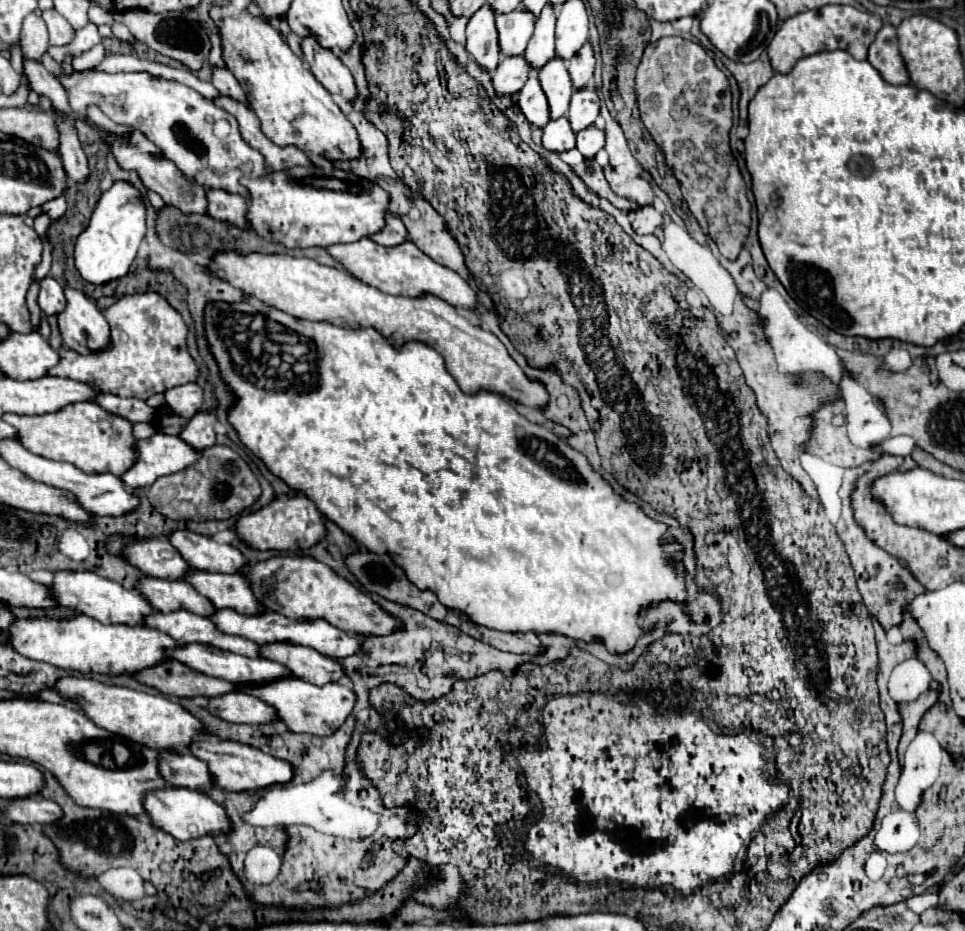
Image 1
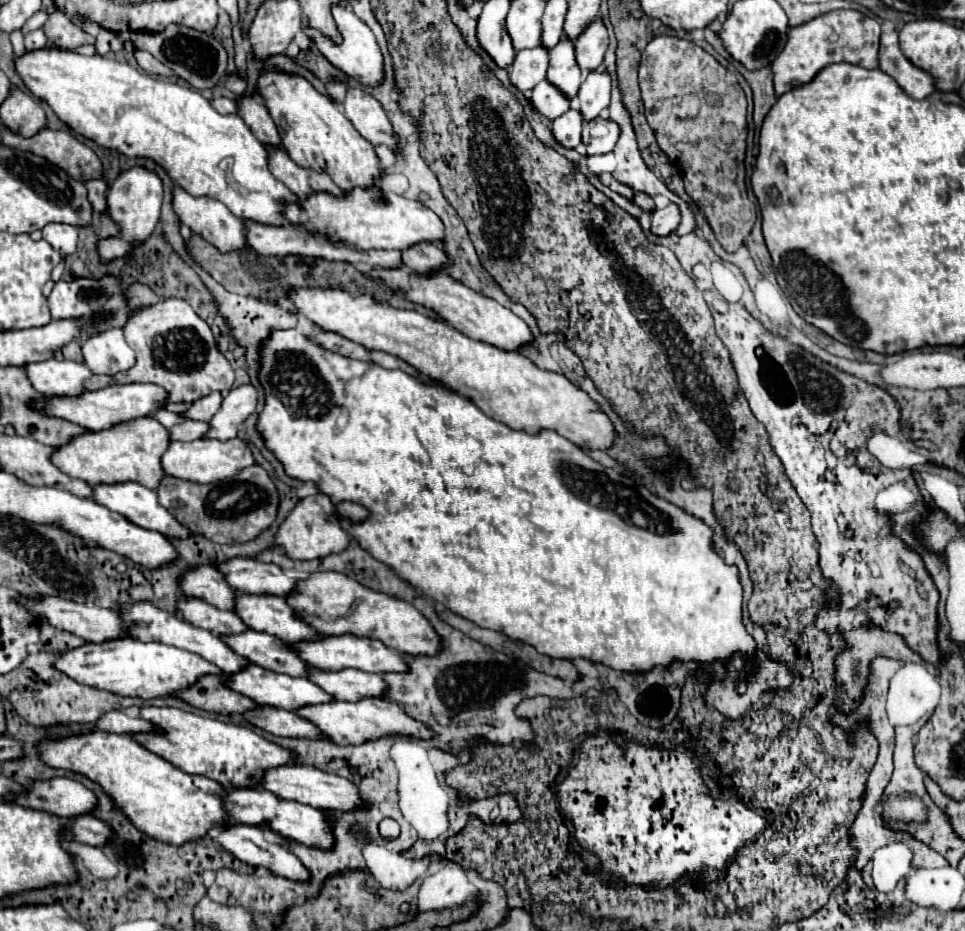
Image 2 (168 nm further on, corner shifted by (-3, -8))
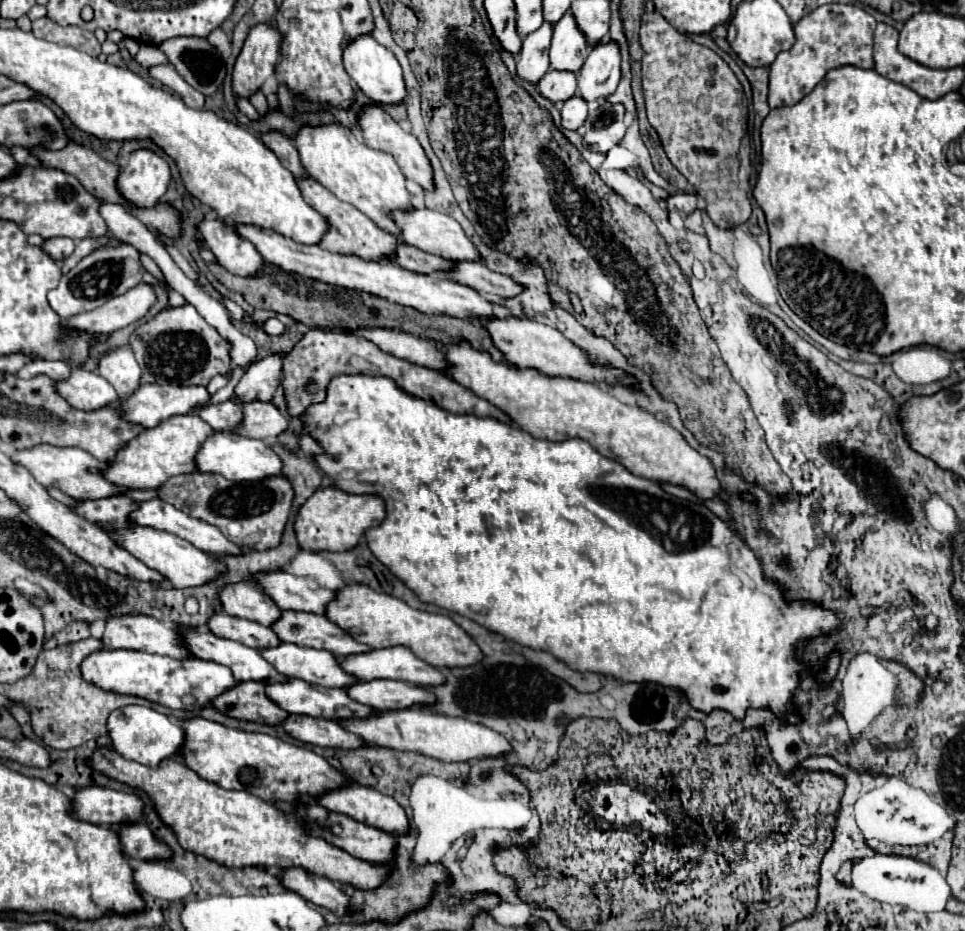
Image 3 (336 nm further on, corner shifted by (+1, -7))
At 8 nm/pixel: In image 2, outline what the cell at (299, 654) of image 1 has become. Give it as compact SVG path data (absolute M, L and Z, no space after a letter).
M310 670L308 676L322 690L332 694L336 700L358 702L362 698L380 698L386 692L386 682L378 674L368 674L362 670L340 670L340 672L324 672Z

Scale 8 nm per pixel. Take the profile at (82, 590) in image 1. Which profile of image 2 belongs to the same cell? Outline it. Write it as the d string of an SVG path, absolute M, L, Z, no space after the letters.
M136 602L130 606L130 610L122 610L122 618L126 620L126 626L132 634L132 638L140 640L140 642L162 642L162 644L170 644L188 652L194 652L198 656L202 656L204 660L216 664L218 668L222 668L224 674L236 674L238 670L244 670L250 662L246 662L246 658L242 658L240 654L234 654L234 650L230 650L230 646L226 646L220 636L196 628L190 622L182 620L180 616L172 614L172 612L164 612L160 608L156 608L150 602Z

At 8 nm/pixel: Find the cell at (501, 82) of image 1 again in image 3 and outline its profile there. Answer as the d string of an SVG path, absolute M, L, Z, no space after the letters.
M542 23L542 27L524 37L522 49L516 57L516 73L520 79L538 83L544 73L550 69L548 63L548 49L552 39L552 25Z

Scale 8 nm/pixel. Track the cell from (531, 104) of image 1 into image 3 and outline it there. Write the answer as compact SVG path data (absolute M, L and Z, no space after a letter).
M550 69L540 81L538 81L538 91L544 99L552 103L566 101L576 95L576 75L574 73L558 73Z

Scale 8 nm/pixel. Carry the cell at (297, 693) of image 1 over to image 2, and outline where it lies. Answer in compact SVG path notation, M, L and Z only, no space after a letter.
M366 698L360 702L328 702L328 704L314 704L304 706L296 710L302 718L314 722L328 740L336 744L362 744L374 738L402 734L402 736L414 736L414 738L432 738L434 732L424 722L418 722L410 718L404 712L402 702L386 700L386 698Z

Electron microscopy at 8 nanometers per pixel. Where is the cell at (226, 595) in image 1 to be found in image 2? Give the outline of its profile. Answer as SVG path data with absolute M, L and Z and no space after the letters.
M240 594L236 600L236 614L252 630L278 636L286 642L310 642L310 638L318 638L320 634L314 626L298 618L286 598L278 596Z

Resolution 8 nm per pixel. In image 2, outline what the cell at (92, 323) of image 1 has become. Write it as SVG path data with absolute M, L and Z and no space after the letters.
M112 328L88 338L82 346L84 364L100 376L114 376L134 366L134 350L126 344L122 330Z

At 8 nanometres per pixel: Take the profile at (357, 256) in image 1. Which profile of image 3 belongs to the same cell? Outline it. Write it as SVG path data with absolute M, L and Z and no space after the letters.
M478 317L474 321L488 331L492 343L496 345L498 351L502 351L504 359L518 367L534 367L544 375L560 375L582 381L606 381L614 385L628 385L634 381L632 377L624 375L618 369L598 367L590 363L588 357L580 351L580 347L570 343L558 329L552 329L544 323L532 321L528 317Z

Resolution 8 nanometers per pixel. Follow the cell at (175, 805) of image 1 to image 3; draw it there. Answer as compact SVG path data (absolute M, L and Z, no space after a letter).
M302 867L282 869L278 879L286 889L298 893L306 901L312 901L336 915L344 915L350 905L350 895L342 891L334 881L314 875Z

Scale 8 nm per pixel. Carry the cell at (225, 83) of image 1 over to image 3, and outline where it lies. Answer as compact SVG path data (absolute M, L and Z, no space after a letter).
M268 131L268 133L262 133L260 139L262 139L262 143L264 143L270 151L276 153L276 157L280 159L280 163L282 163L288 171L292 171L296 177L306 175L304 169L302 169L302 165L300 165L298 151L296 151L292 139L288 139L288 137L282 135L280 131Z

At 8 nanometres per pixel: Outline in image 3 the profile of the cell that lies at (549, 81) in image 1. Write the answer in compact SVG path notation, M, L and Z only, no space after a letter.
M568 11L558 25L554 25L552 45L550 45L550 67L556 71L572 71L578 73L590 49L578 27L574 25L574 17Z

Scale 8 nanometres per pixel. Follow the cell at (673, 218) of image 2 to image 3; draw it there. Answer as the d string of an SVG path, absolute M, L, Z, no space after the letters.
M676 193L676 195L670 195L666 199L666 209L668 211L678 211L682 217L686 217L686 215L690 215L696 209L696 201L698 201L696 195Z

